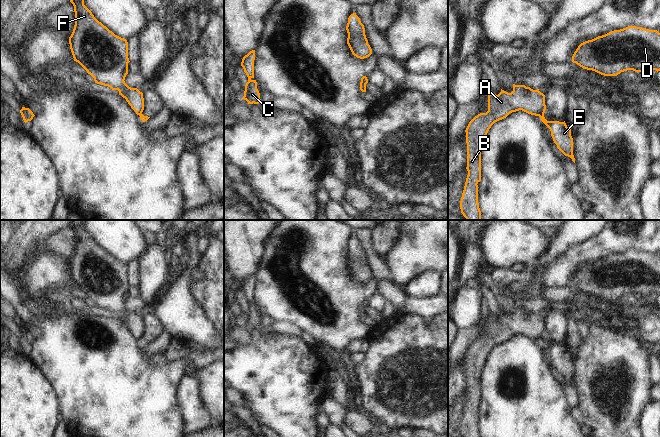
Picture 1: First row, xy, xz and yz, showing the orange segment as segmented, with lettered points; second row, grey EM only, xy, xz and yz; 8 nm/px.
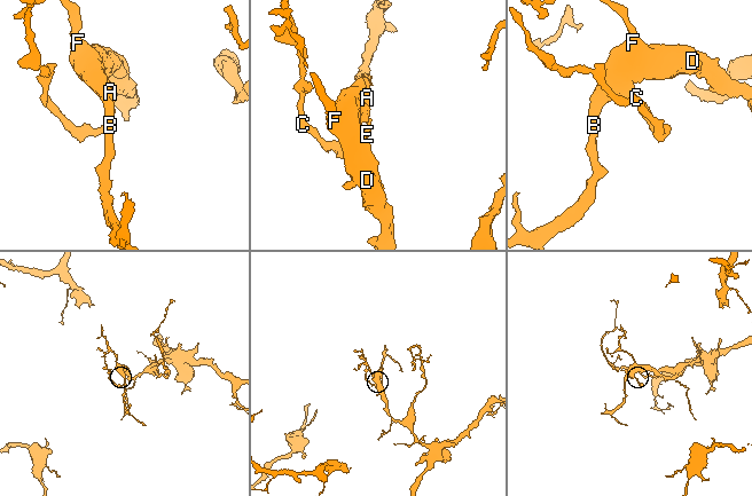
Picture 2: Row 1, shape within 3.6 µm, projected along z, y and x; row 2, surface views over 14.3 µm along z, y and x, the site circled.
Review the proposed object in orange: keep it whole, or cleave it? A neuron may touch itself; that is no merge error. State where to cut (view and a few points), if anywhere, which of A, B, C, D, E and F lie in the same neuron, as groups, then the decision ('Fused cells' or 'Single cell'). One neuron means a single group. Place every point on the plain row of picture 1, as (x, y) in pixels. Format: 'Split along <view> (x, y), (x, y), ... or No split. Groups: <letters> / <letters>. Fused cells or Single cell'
Split along yz (543, 337), (537, 339). Groups: A B D F / C E. Fused cells

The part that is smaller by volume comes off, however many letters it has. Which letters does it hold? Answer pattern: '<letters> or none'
C, E

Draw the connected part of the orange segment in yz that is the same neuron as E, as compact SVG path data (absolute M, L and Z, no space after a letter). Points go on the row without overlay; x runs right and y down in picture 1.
M544 338L538 339L542 346L550 353L551 360L557 372L565 379L572 383L575 387L573 379L573 362L571 360L571 353L569 353L564 346L547 345Z

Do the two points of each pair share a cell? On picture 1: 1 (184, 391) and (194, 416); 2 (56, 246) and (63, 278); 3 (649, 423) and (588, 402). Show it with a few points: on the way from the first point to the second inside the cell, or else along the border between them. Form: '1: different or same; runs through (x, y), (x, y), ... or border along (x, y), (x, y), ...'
1: same; runs through (188, 397), (193, 410)
2: different; border along (44, 247), (56, 254), (62, 255), (68, 261)
3: different; border along (649, 402), (639, 419), (639, 426)

